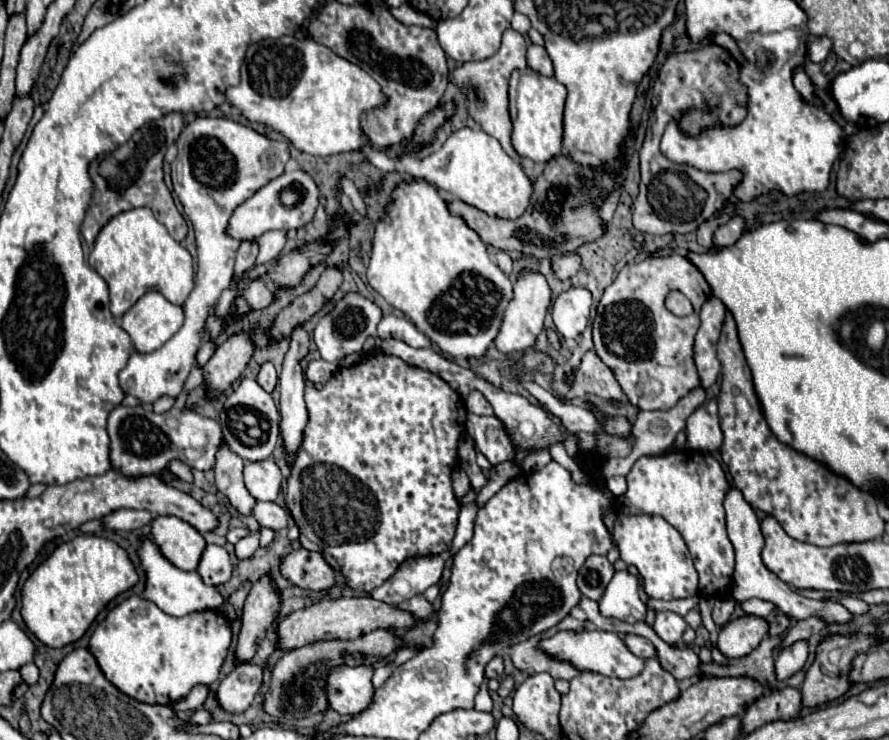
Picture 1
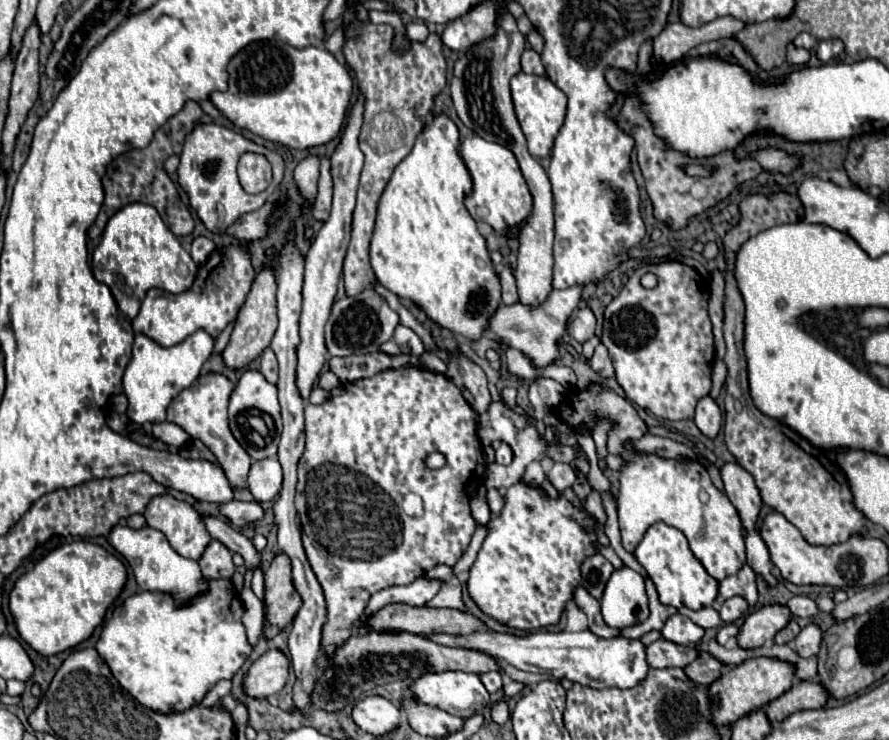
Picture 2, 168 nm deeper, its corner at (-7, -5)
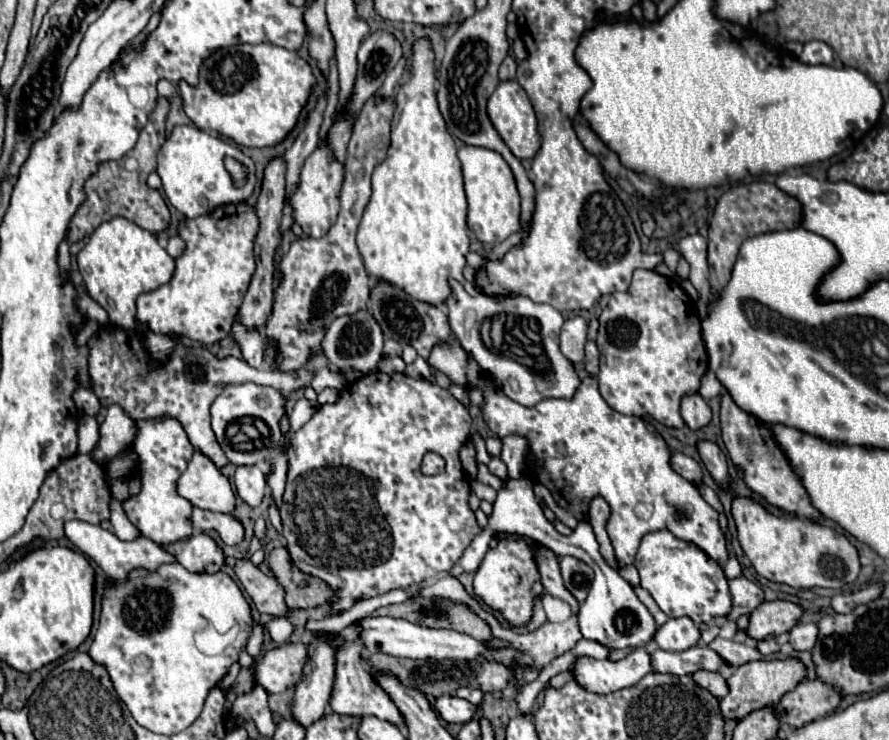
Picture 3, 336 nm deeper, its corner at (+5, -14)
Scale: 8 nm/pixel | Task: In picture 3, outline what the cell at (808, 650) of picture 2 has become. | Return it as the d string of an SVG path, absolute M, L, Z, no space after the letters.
M798 623L790 631L790 645L796 651L810 651L816 643L816 637L818 637L816 623Z

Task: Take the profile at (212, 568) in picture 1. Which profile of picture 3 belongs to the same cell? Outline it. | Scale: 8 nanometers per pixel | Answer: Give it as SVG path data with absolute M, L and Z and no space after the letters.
M194 533L186 541L168 545L164 549L172 551L176 561L194 573L218 573L224 563L220 547L204 533Z

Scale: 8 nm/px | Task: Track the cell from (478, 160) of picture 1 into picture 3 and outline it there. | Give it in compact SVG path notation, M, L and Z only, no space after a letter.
M464 145L458 149L458 159L462 161L464 189L468 197L468 229L486 247L498 245L520 229L520 197L514 175L496 151L484 147Z

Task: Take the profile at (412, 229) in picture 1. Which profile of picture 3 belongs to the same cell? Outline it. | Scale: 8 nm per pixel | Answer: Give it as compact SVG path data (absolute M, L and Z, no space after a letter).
M426 39L414 45L412 75L408 83L402 83L396 93L396 111L392 119L392 143L388 157L374 169L372 197L364 211L358 229L358 249L366 267L366 273L376 281L386 281L394 287L402 287L410 297L440 307L450 297L450 279L464 285L470 295L480 293L474 283L468 283L462 275L468 255L468 227L466 227L466 193L462 183L462 167L458 163L454 139L444 129L444 119L438 111L434 95L434 53Z

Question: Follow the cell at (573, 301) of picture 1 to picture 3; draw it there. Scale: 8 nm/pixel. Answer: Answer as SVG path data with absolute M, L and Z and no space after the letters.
M570 317L570 319L562 325L560 347L562 347L564 357L570 359L572 363L584 361L586 331L588 331L588 323L586 323L582 317Z

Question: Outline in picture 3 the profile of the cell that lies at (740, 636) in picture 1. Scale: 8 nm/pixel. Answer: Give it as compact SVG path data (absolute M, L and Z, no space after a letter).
M790 601L760 603L750 613L746 635L754 641L778 637L782 633L788 633L798 623L800 615L802 615L802 607Z

